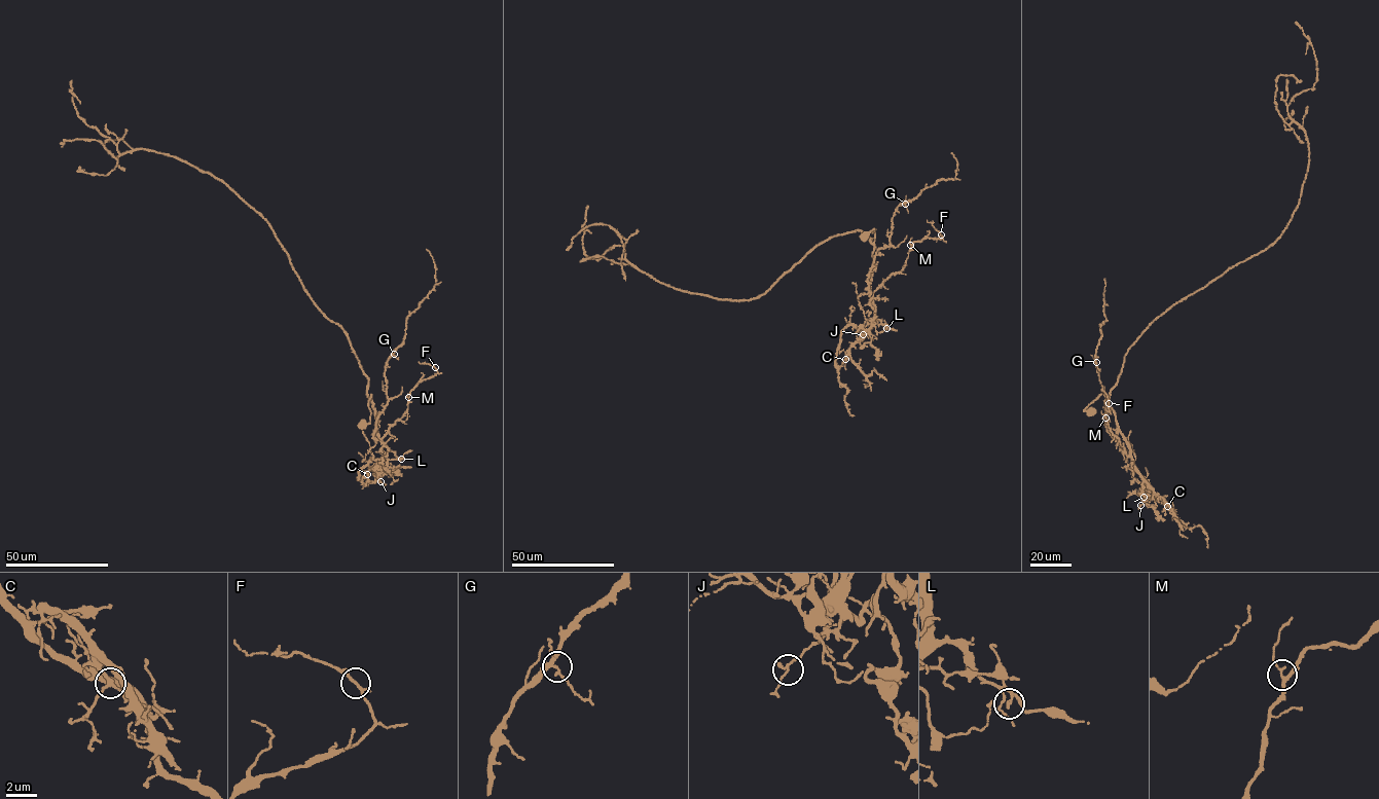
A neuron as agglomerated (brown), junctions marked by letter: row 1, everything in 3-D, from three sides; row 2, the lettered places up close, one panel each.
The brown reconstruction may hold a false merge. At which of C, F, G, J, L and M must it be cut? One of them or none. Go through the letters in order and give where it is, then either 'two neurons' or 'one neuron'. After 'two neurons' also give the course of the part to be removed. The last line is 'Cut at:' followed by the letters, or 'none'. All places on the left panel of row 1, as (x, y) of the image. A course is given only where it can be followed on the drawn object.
C: at (367, 474); one neuron
F: at (435, 367); one neuron
G: at (394, 354); one neuron
J: at (380, 481); one neuron
L: at (401, 459); two neurons; foreign part runs (402, 459), (388, 460), (386, 468), (382, 469), (379, 459), (374, 460), (369, 442), (358, 424)
M: at (408, 397); one neuron
Cut at: L

